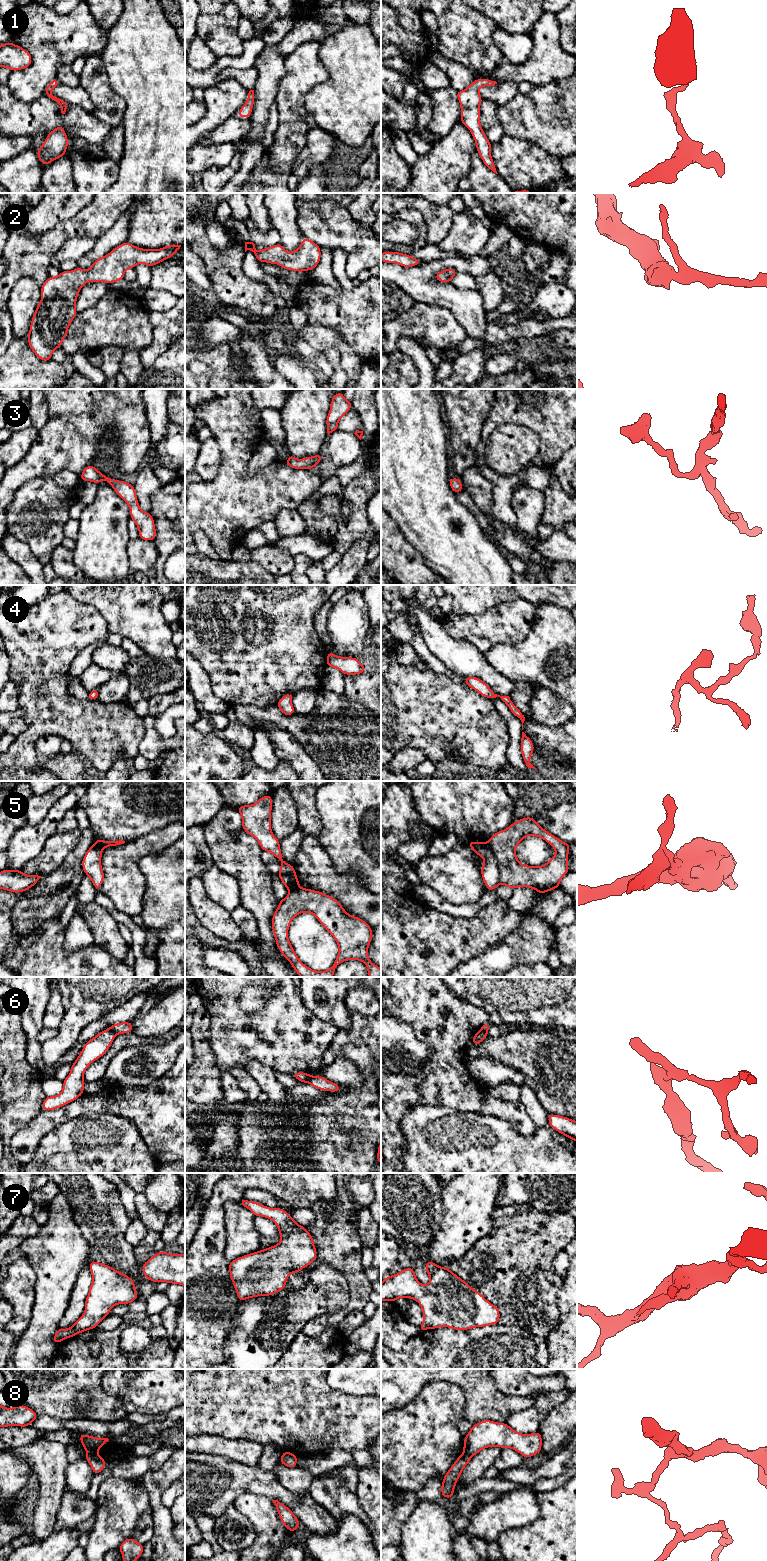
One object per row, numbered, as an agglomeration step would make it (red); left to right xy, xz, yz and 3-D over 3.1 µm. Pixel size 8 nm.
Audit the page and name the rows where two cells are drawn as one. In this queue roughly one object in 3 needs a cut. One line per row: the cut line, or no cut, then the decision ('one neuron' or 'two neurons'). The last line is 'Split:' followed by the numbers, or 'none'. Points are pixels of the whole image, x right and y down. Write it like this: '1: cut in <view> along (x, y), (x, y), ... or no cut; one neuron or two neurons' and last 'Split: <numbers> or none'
1: no cut; one neuron
2: no cut; one neuron
3: no cut; one neuron
4: no cut; one neuron
5: cut in yz along (487, 842), (499, 866), (500, 883); two neurons
6: no cut; one neuron
7: no cut; one neuron
8: no cut; one neuron
Split: 5

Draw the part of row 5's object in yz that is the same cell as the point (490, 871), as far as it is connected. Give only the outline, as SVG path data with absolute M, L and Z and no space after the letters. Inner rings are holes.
M469 841L467 845L475 854L484 859L484 864L481 866L481 876L488 890L494 891L500 884L501 873L491 847L488 842Z

